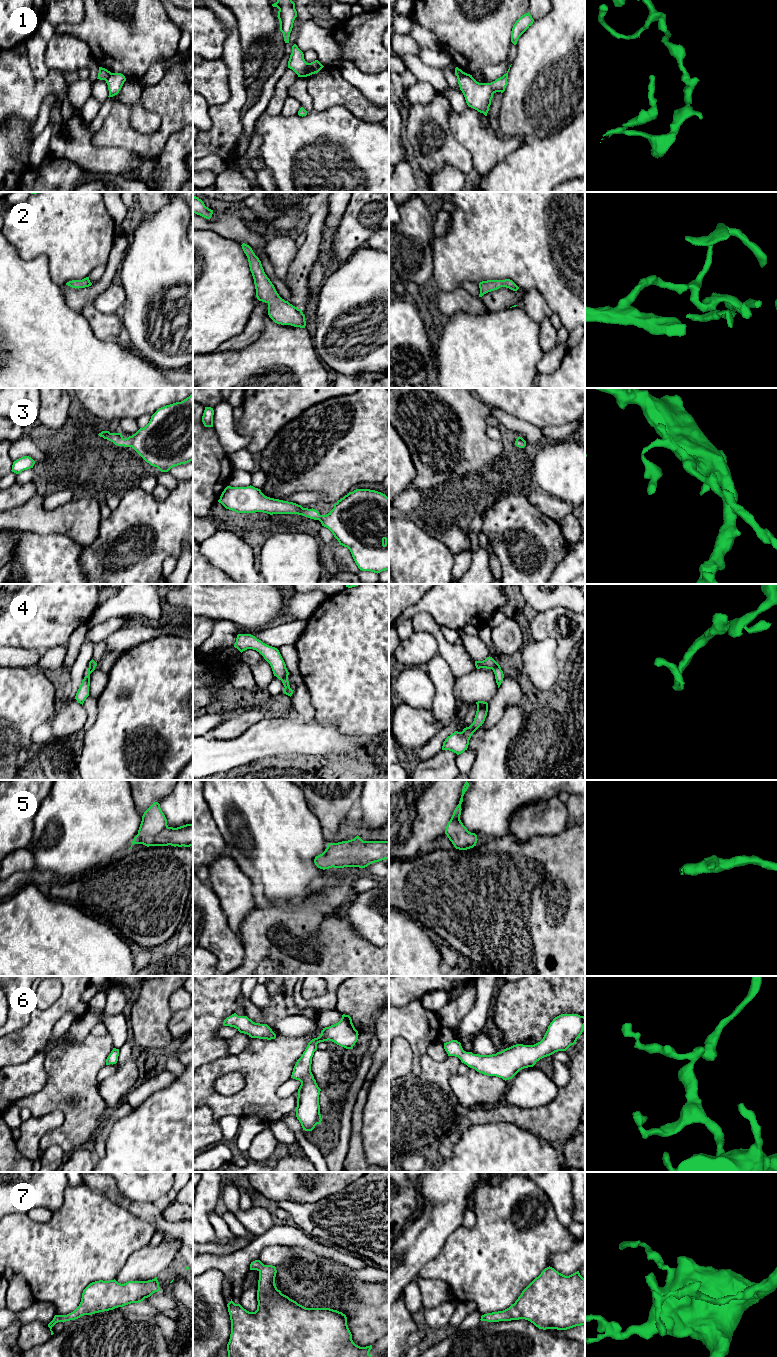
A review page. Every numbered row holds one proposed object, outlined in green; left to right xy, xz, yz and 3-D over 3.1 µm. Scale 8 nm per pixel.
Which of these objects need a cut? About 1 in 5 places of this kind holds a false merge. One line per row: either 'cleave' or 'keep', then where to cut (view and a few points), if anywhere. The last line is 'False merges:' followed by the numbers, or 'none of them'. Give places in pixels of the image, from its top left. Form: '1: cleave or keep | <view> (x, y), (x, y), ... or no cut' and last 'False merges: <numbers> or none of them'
1: cleave | xz (308, 63), (304, 76)
2: keep | no cut
3: keep | no cut
4: keep | no cut
5: keep | no cut
6: keep | no cut
7: keep | no cut
False merges: 1

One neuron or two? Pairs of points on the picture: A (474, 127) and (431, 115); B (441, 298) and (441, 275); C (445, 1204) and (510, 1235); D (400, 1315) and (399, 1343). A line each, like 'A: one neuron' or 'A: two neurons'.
A: two neurons
B: two neurons
C: two neurons
D: one neuron

